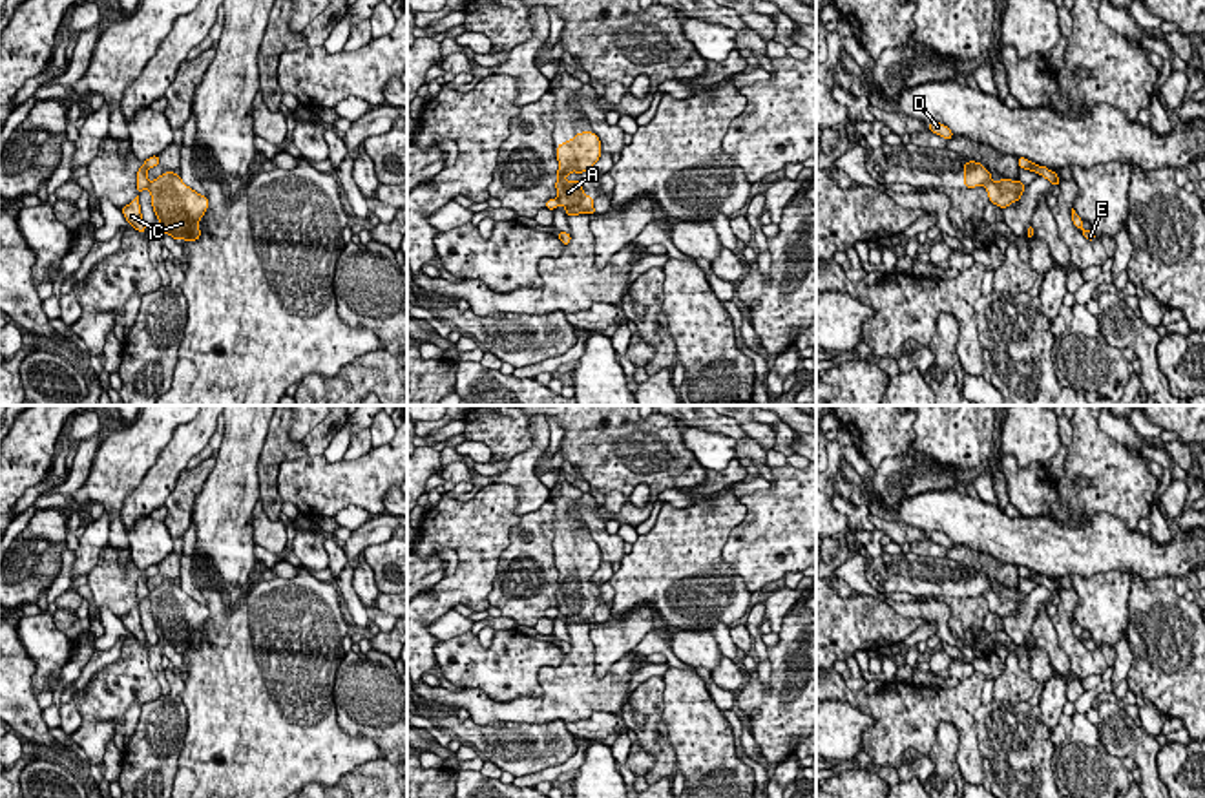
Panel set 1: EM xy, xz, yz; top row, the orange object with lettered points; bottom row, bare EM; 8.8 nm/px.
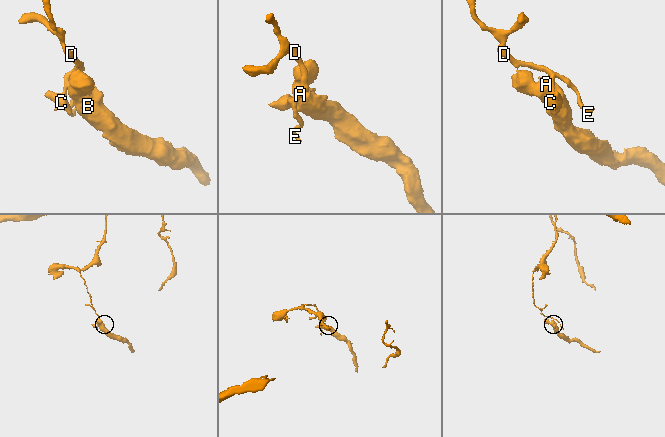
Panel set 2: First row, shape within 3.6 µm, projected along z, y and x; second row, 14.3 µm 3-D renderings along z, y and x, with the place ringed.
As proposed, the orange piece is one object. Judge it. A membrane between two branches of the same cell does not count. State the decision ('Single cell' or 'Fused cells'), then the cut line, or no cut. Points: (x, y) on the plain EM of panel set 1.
Fused cells. Split along xy (150, 592), (146, 596)

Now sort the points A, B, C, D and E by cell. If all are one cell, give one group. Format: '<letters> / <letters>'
A B / C D E

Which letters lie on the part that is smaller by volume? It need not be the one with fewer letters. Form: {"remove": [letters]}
{"remove": ["A", "B"]}

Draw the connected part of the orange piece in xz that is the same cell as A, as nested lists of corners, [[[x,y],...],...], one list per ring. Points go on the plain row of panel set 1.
[[[593,541],[577,542],[568,551],[557,555],[557,610],[566,617],[566,625],[590,623],[595,625],[593,606],[582,601],[581,590],[568,590],[571,581],[582,583],[592,579],[602,559]]]

